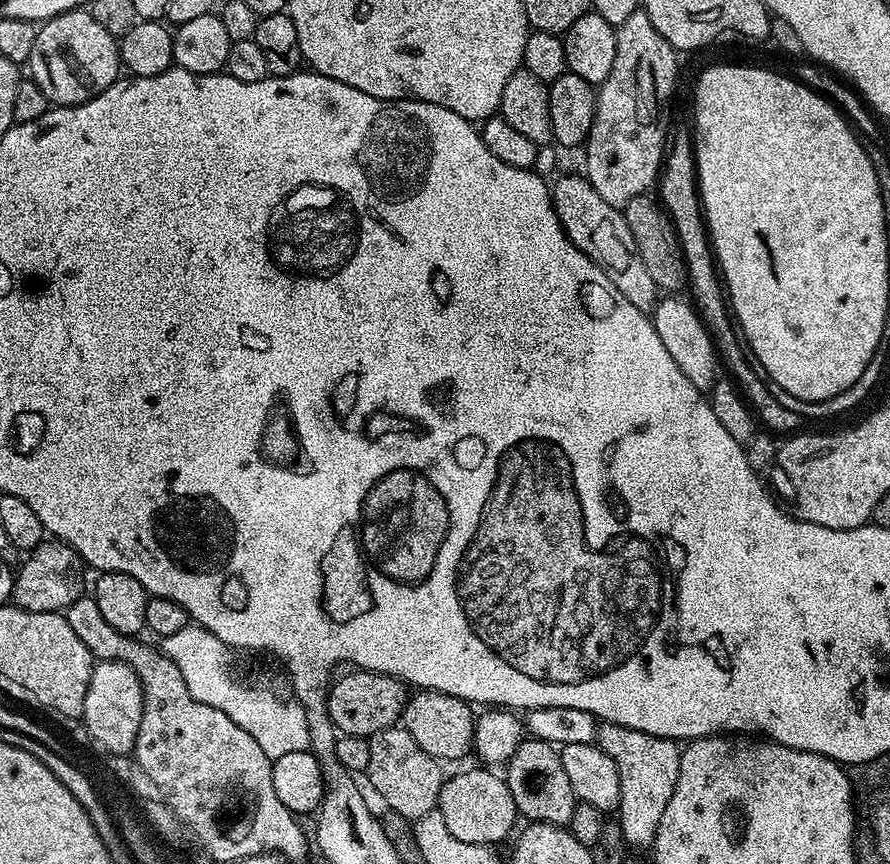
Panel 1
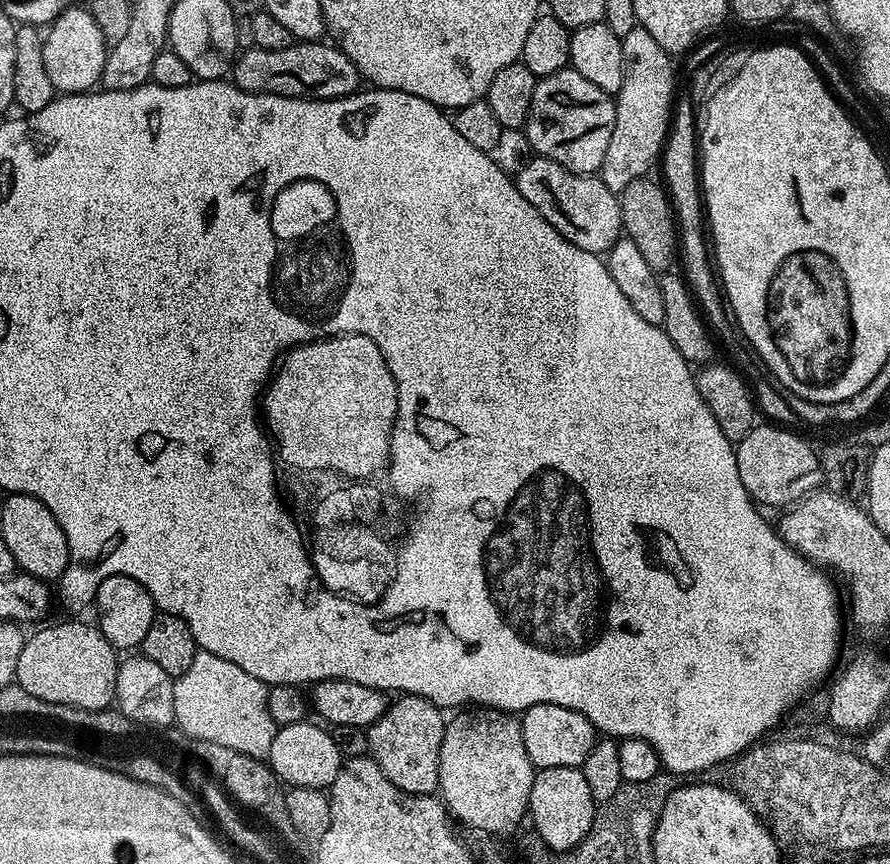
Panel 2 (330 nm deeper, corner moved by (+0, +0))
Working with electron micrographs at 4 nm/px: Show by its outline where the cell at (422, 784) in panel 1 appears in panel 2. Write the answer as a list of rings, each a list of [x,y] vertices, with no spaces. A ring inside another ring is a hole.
[[[397,695],[389,703],[388,708],[366,730],[368,734],[368,751],[373,760],[378,762],[382,774],[398,790],[409,792],[415,796],[430,796],[439,789],[439,750],[442,748],[442,740],[446,725],[445,713],[421,696]]]

